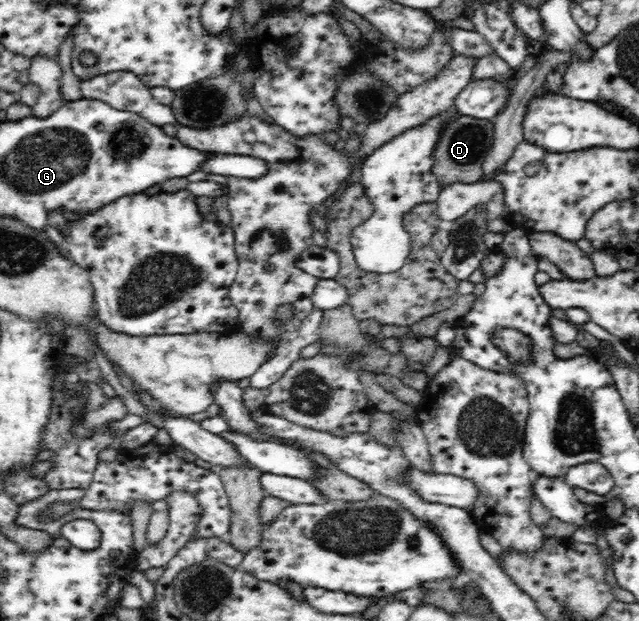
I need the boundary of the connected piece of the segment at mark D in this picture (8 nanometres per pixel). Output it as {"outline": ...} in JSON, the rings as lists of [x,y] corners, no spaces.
{"outline":[[[458,114],[443,130],[436,142],[431,174],[442,189],[456,182],[471,184],[482,181],[482,167],[494,139],[493,119],[476,119]]]}

